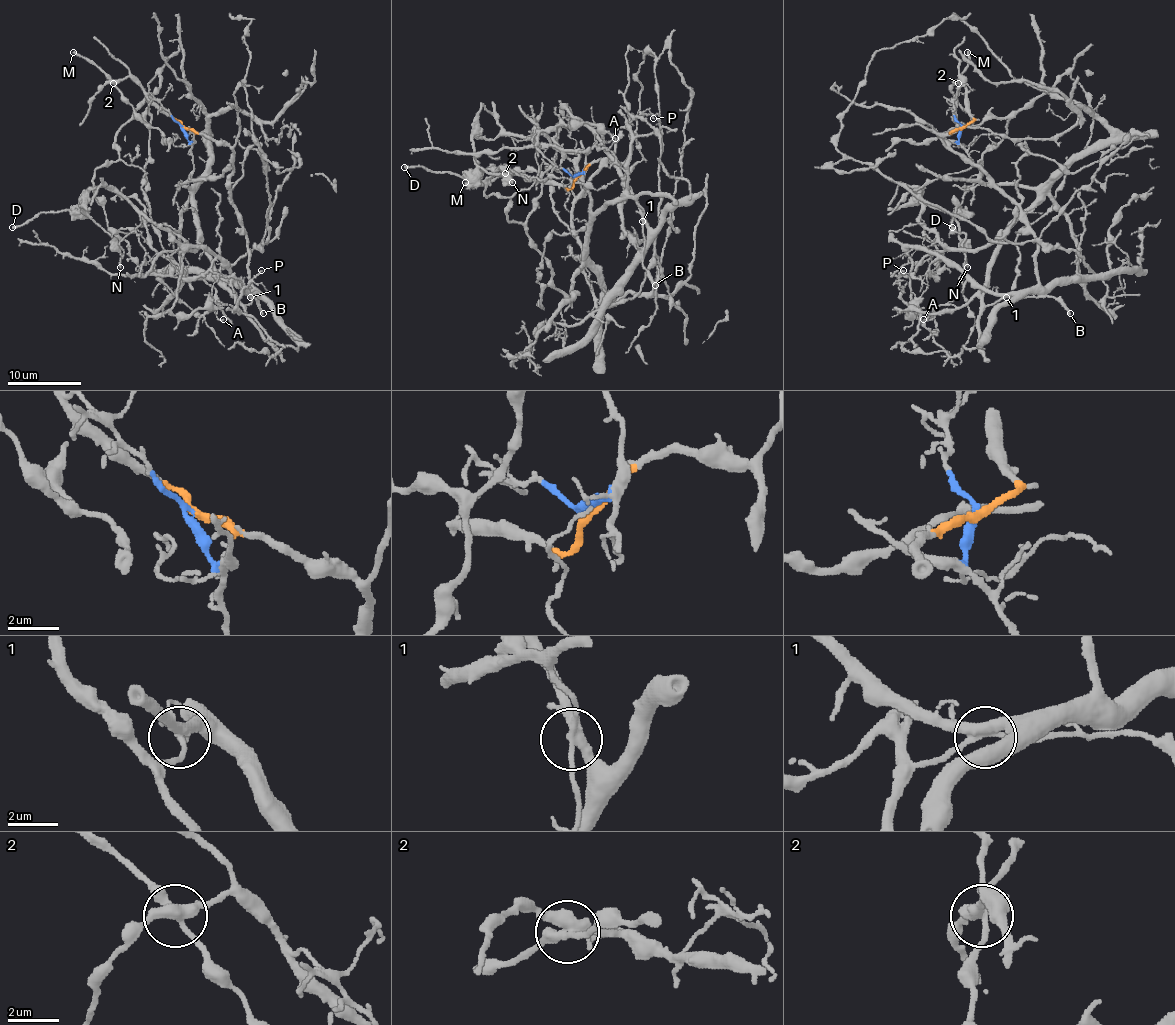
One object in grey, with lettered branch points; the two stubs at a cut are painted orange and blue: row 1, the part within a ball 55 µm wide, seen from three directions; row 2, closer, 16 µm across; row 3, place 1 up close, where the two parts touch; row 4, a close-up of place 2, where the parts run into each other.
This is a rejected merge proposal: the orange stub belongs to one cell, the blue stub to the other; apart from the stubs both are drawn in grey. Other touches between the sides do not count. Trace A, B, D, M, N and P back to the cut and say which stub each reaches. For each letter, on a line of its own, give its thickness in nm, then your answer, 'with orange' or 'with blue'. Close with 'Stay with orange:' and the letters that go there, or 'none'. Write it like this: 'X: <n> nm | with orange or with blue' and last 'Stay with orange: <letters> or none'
A: 160 nm | with blue
B: 240 nm | with blue
D: 260 nm | with blue
M: 240 nm | with blue
N: 200 nm | with blue
P: 160 nm | with blue
Stay with orange: none

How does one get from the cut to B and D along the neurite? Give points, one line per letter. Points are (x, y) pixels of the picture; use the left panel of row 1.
B: (184, 127), (193, 173), (181, 184), (192, 195), (215, 277), (263, 314)
D: (184, 127), (193, 173), (181, 184), (197, 246), (94, 187), (83, 213), (12, 228)

